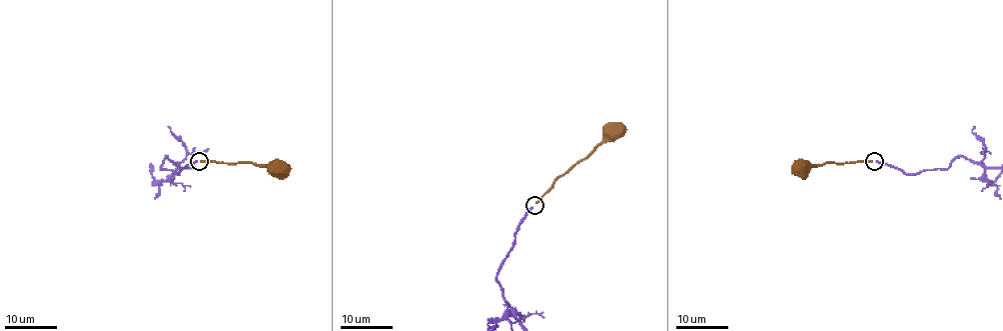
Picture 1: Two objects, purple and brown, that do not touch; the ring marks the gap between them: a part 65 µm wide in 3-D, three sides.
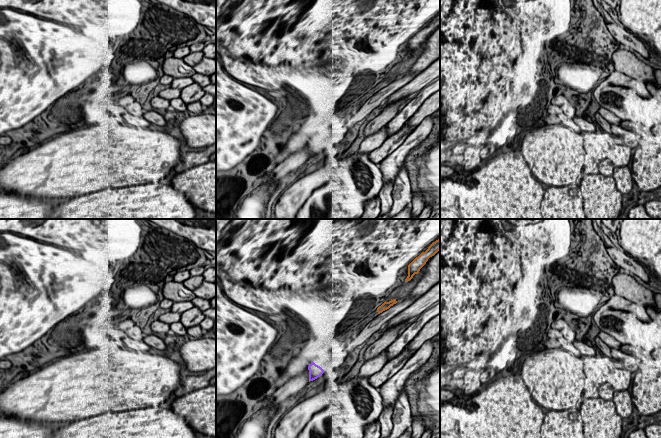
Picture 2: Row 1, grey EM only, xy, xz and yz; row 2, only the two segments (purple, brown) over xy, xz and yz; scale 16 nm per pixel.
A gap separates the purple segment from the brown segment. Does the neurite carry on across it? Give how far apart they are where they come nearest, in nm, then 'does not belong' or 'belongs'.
1250 nm | does not belong

